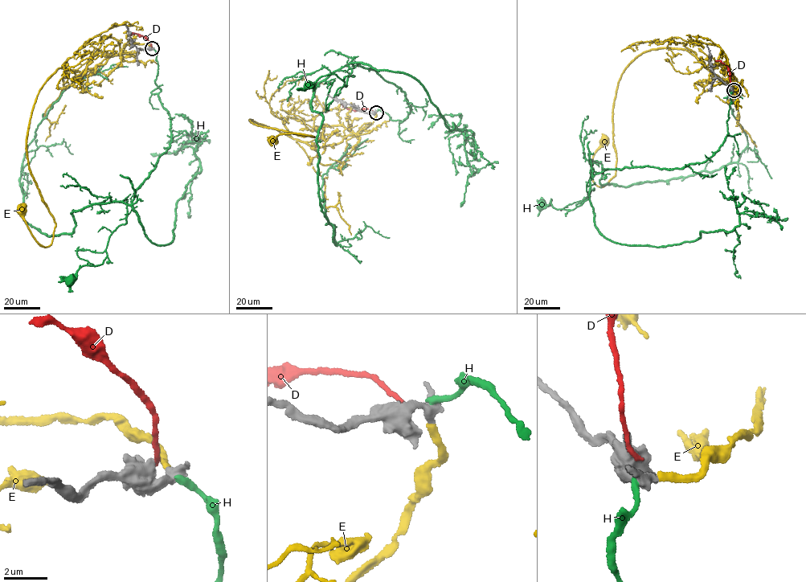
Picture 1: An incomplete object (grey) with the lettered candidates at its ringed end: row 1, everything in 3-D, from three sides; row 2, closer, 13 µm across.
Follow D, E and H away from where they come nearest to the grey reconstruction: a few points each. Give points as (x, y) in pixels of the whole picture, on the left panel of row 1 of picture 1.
D: (151, 47), (151, 43), (143, 36), (132, 34), (131, 35)
E: (153, 48), (127, 45), (94, 73), (47, 78), (26, 144), (55, 223), (51, 244), (22, 207)
H: (153, 49), (171, 141), (137, 188), (101, 264), (83, 266), (71, 280)

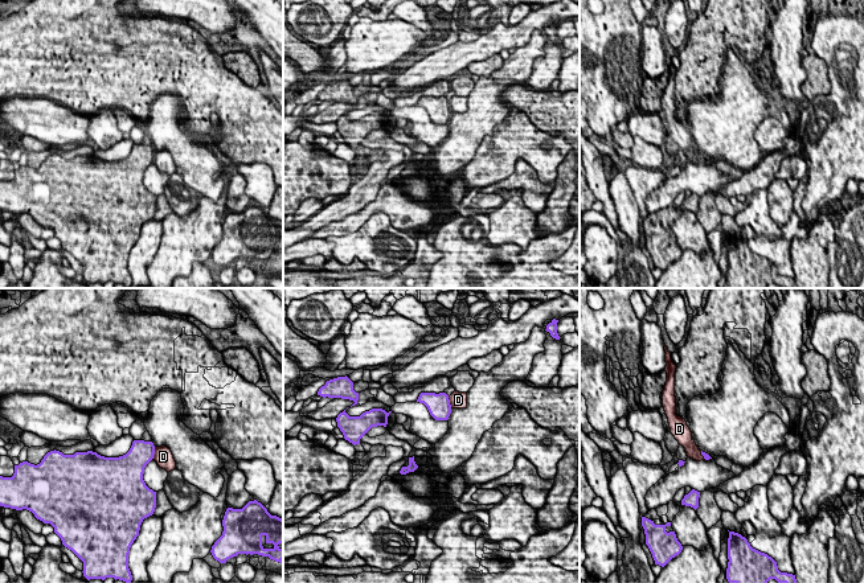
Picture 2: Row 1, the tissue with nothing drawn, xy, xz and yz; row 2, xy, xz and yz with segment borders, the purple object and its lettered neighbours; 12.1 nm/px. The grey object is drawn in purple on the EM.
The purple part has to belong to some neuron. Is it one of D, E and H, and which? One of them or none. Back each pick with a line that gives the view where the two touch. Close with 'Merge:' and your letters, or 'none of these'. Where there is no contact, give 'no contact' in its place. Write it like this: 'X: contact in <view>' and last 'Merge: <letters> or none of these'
E: no contact
Merge: E

